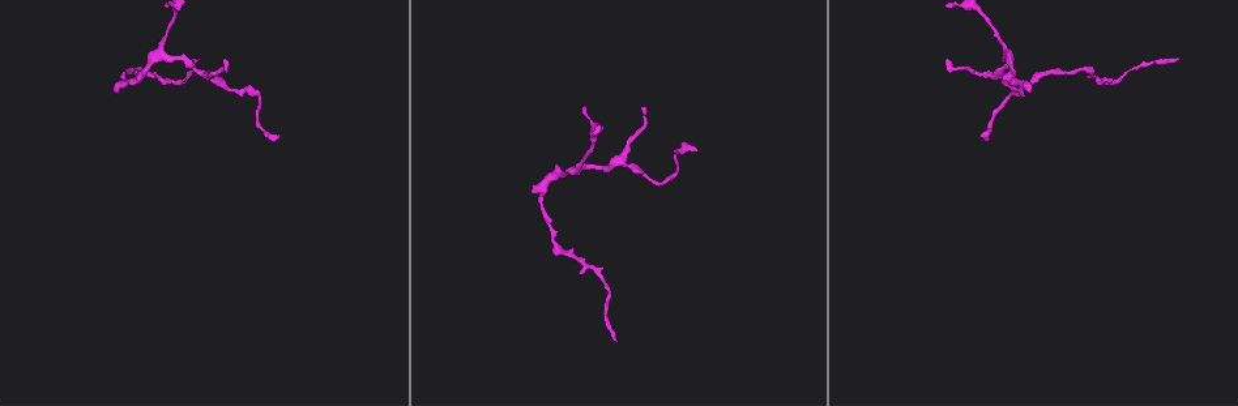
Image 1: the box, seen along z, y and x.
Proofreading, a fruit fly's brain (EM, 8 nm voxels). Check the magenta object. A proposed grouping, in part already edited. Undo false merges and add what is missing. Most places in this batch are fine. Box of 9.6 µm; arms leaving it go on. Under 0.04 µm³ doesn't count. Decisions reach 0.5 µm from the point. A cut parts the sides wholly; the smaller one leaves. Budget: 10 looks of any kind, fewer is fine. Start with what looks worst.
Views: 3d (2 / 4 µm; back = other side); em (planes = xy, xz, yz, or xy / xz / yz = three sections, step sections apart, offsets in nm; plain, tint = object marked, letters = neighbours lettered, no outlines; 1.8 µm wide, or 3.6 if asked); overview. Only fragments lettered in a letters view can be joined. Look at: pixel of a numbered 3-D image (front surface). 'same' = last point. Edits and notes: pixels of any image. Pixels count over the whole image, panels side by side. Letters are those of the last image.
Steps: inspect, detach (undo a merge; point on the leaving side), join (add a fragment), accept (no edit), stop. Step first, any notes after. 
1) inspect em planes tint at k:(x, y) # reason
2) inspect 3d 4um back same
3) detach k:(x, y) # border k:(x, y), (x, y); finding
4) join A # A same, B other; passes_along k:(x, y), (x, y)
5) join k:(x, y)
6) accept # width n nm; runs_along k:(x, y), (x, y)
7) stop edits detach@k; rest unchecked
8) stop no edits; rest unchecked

inspect 3d 2um at 1:(647, 107) # thin end

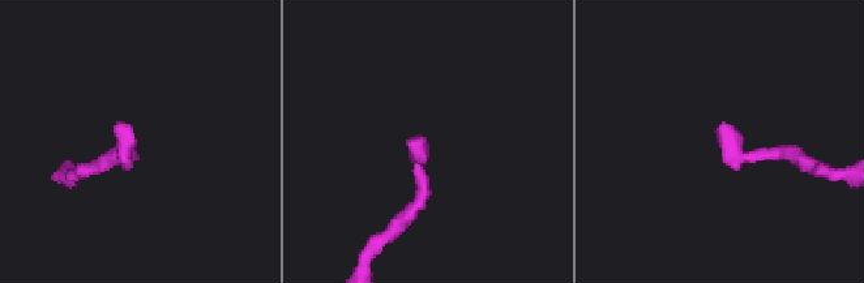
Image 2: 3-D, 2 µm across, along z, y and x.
inspect em planes letters at 2:(127, 126) # need the tissue

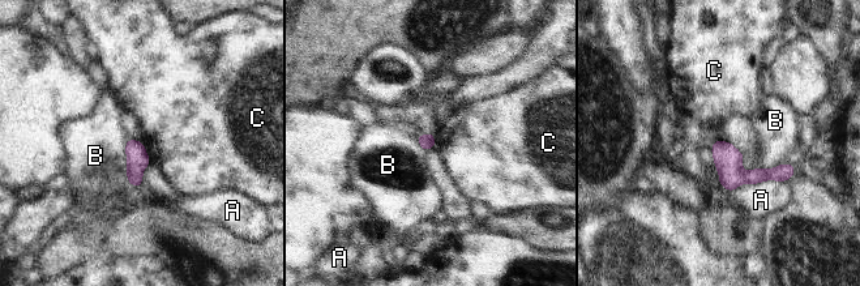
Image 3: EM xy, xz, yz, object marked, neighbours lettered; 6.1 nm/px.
accept # A other, B other, C other; border 3:(141, 141), (150, 161); none of them fits

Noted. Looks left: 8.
inspect em 3.6um planes letters at 1:(990, 137) # long arm stops here

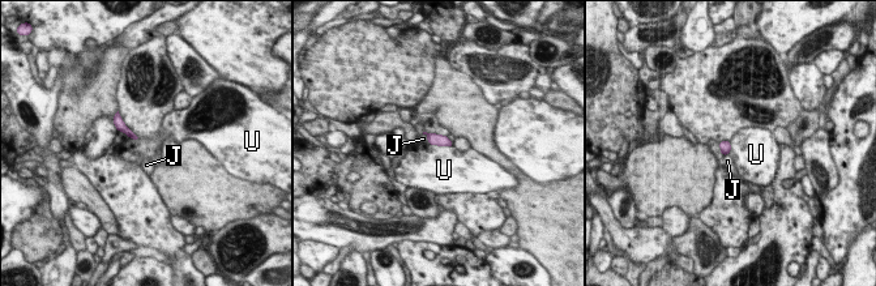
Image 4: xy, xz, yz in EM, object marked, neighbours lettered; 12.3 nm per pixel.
accept # J other, U other; none of them fits

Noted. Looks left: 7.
inspect em xz step 8 letters at 1:(617, 341) # tapers out

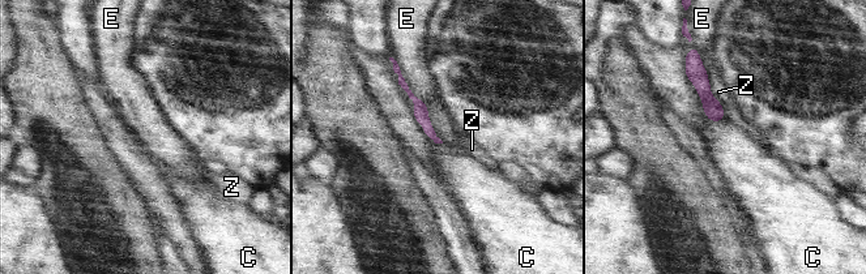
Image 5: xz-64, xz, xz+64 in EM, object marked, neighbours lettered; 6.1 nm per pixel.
inspect em planes letters same # cut it another way

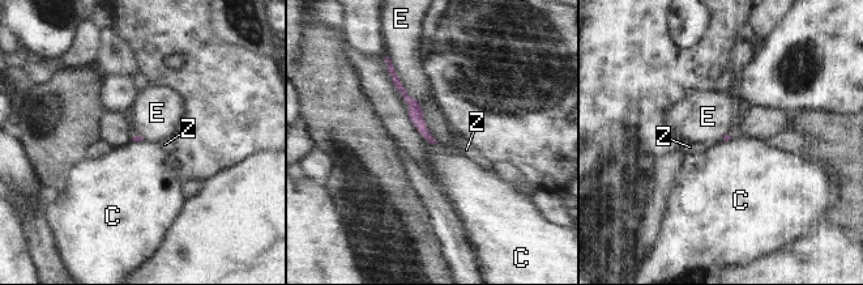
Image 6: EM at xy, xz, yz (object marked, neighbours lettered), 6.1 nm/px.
accept # C other, E other, Z other; runs_along 6:(396, 81), (413, 102), (427, 136); none of them fits

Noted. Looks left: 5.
inspect em planes letters at 1:(1005, 54) # three-way junction

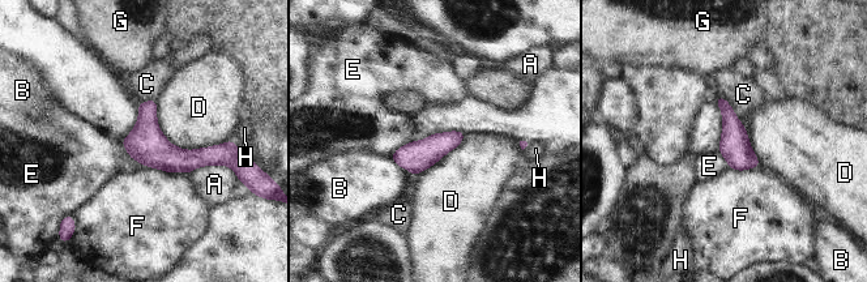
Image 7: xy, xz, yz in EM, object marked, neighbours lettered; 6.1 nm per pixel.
accept # A other, B other, C other, D other, E other, F other, G other, H other; border 7:(119, 141), (132, 158), (148, 166); continuous, no second neuron

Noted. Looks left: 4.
stop no edits; rest unchecked

